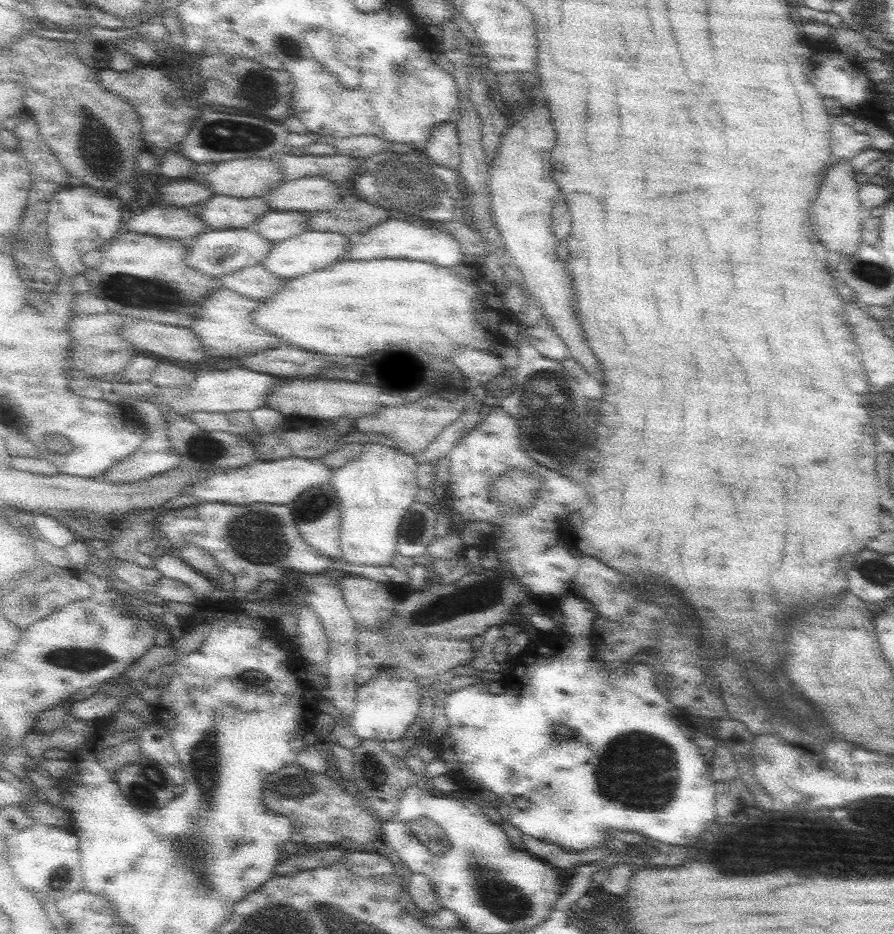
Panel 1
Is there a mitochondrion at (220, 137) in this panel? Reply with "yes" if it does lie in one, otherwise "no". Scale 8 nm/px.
yes

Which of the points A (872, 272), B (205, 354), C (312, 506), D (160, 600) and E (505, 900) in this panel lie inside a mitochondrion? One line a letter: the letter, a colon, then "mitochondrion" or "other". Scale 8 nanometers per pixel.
A: mitochondrion
B: other
C: mitochondrion
D: other
E: mitochondrion

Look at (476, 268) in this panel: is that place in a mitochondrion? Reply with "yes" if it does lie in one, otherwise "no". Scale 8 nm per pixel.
no

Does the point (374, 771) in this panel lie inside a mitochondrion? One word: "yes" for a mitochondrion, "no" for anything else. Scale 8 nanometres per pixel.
yes

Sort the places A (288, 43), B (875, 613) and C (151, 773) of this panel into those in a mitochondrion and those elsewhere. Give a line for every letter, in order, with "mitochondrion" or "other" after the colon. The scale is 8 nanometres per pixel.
A: mitochondrion
B: other
C: mitochondrion

